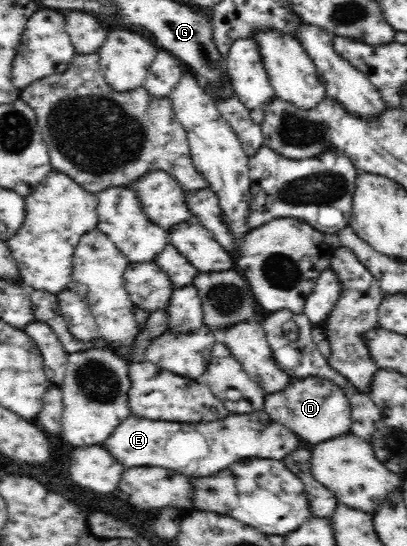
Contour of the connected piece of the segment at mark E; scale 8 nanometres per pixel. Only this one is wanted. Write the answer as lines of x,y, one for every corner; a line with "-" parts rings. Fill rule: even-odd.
265,411
249,414
229,413
223,420
203,424
177,424
163,420
143,420
129,416
113,436
104,440
103,448
123,466
161,466
187,476
211,476
225,470
241,458
275,458
281,460
301,446
297,434
271,420

